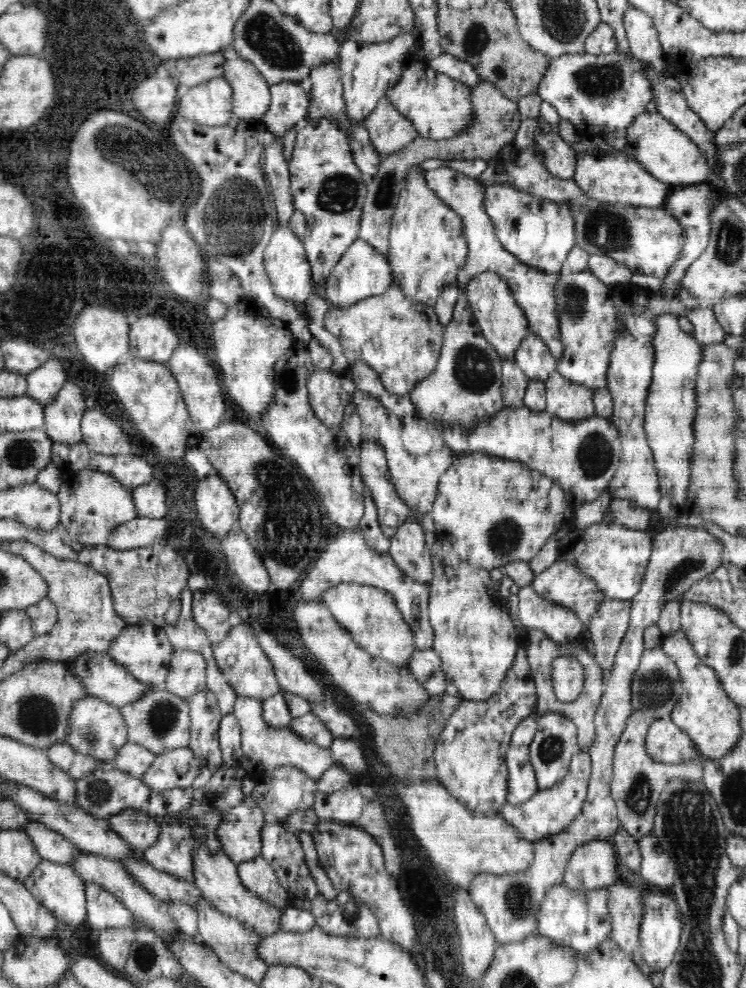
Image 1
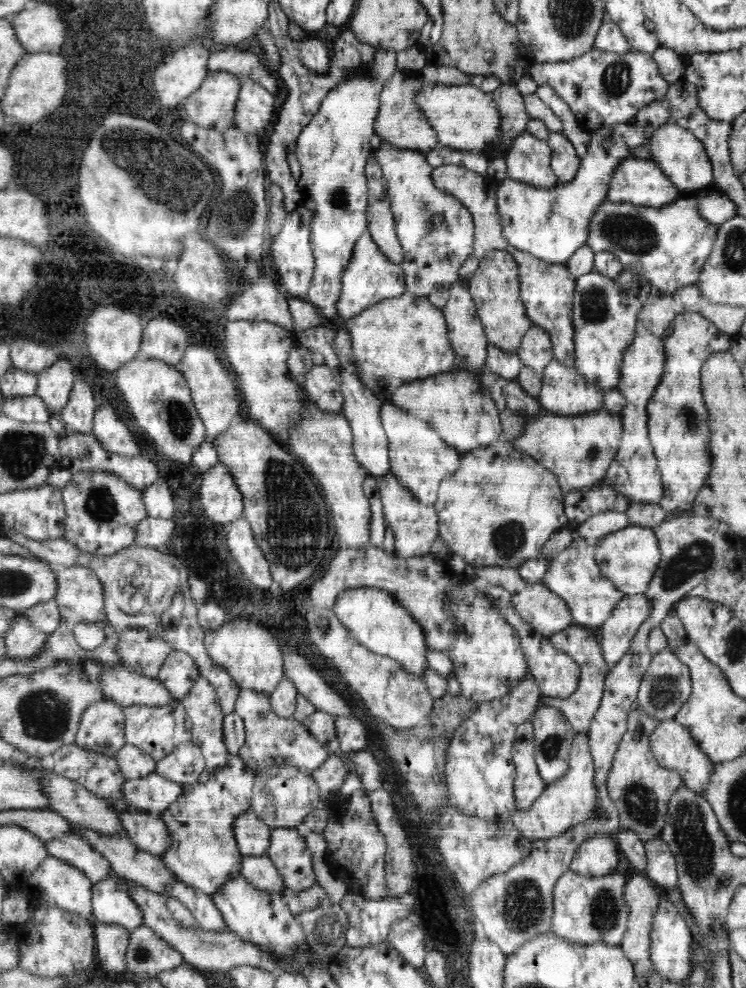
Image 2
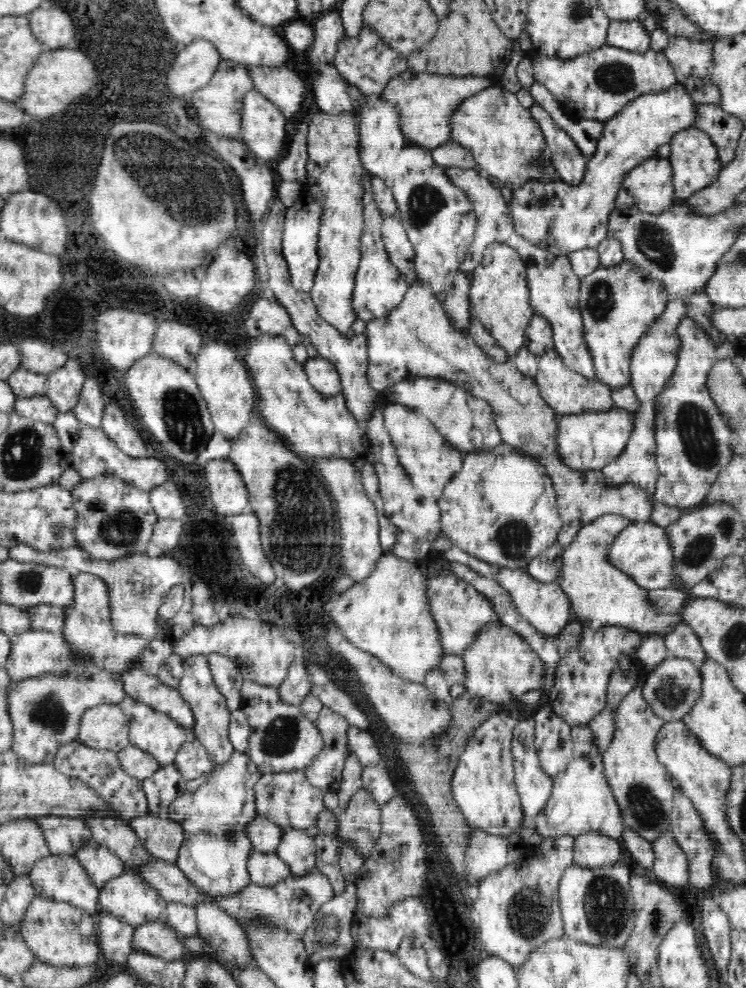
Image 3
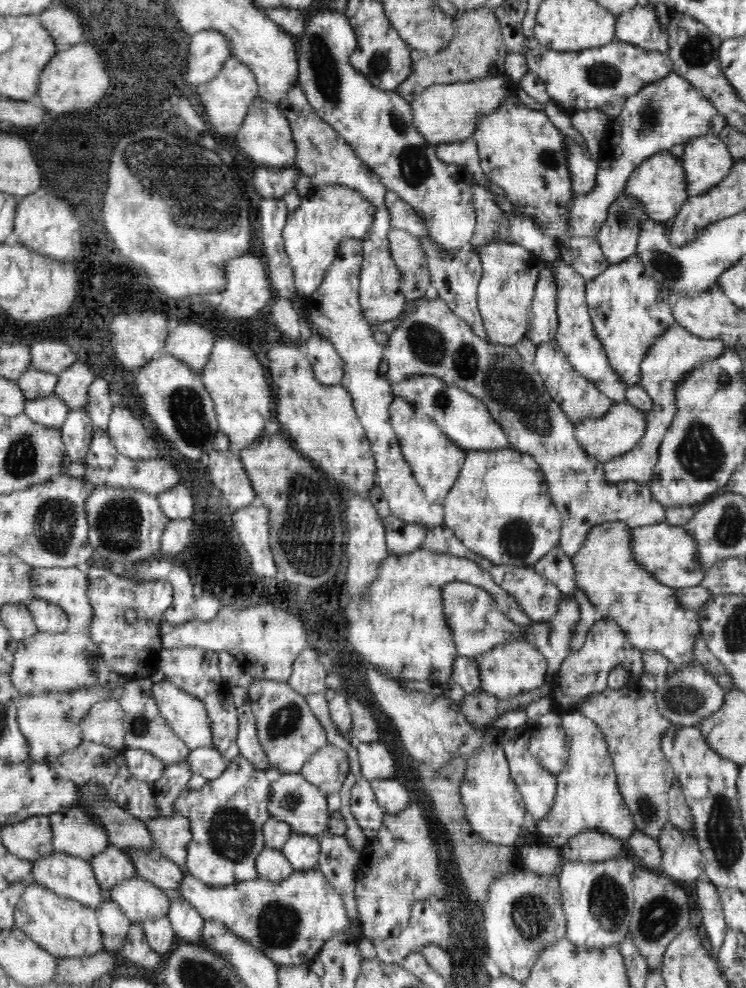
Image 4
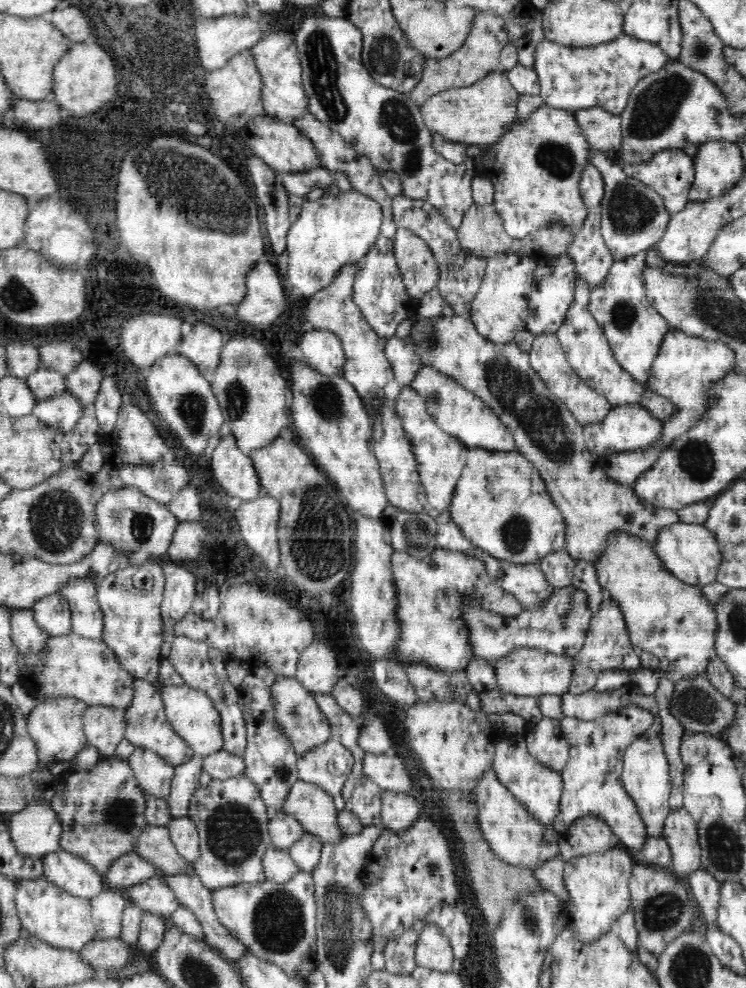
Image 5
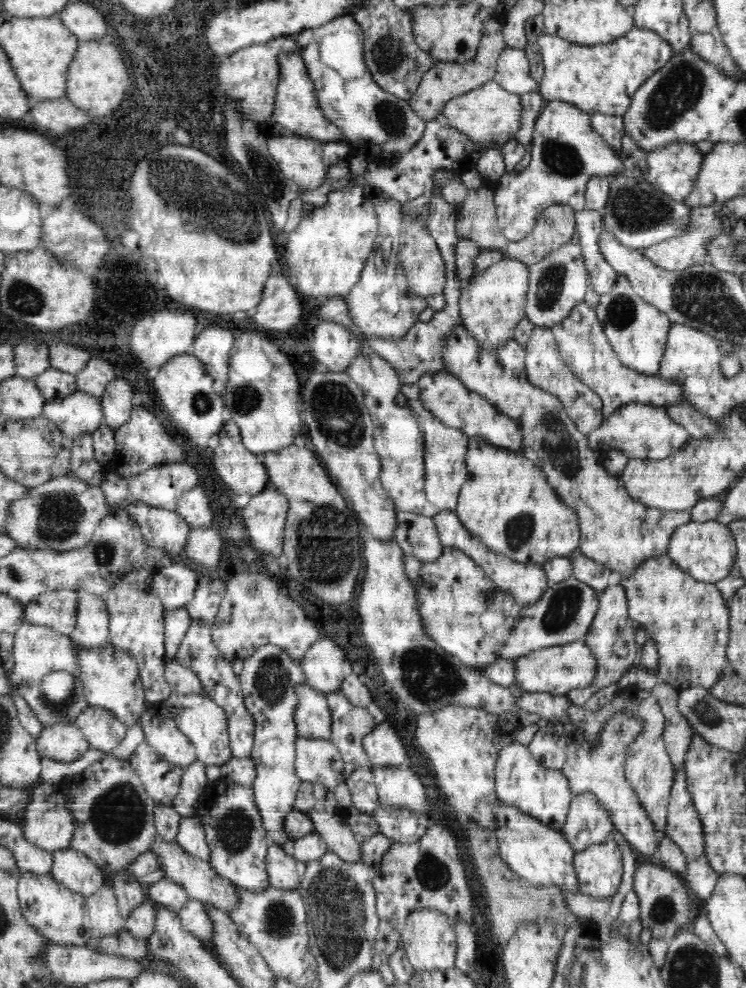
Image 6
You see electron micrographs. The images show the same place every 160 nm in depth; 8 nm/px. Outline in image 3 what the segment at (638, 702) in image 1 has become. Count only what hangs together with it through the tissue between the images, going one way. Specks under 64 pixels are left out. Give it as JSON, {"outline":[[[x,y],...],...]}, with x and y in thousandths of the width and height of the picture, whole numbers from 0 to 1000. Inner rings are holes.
{"outline":[[[921,666],[887,669],[874,680],[863,683],[862,705],[874,720],[891,731],[916,730],[941,704],[941,683],[937,675]]]}

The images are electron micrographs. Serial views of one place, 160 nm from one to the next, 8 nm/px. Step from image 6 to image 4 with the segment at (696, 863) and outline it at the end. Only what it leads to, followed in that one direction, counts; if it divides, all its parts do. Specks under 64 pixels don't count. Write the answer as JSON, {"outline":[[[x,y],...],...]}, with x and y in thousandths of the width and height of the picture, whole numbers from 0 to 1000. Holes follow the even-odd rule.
{"outline":[[[945,887],[933,891],[933,907],[936,920],[941,924],[941,934],[953,953],[953,964],[961,965],[962,957],[971,953],[971,947],[977,940],[968,924],[966,907],[964,900]]]}

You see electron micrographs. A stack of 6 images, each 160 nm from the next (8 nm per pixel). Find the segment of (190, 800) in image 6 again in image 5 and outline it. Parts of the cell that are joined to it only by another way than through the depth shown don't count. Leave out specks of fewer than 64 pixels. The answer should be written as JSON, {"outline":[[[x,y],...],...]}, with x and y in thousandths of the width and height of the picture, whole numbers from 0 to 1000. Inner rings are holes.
{"outline":[[[260,764],[252,771],[235,776],[227,805],[221,808],[233,827],[249,827],[255,809],[267,800],[267,787],[273,779],[272,767]]]}

